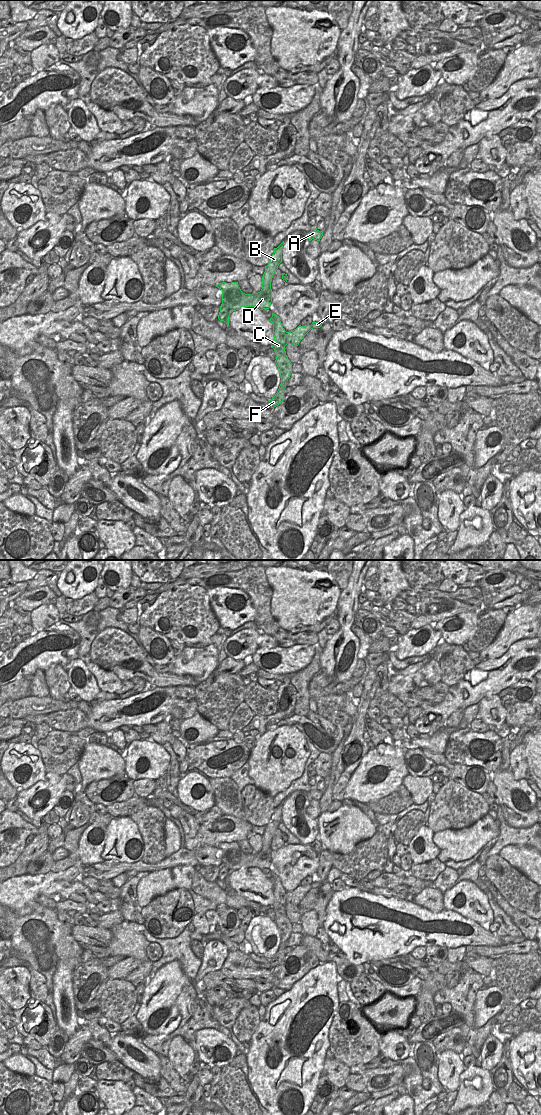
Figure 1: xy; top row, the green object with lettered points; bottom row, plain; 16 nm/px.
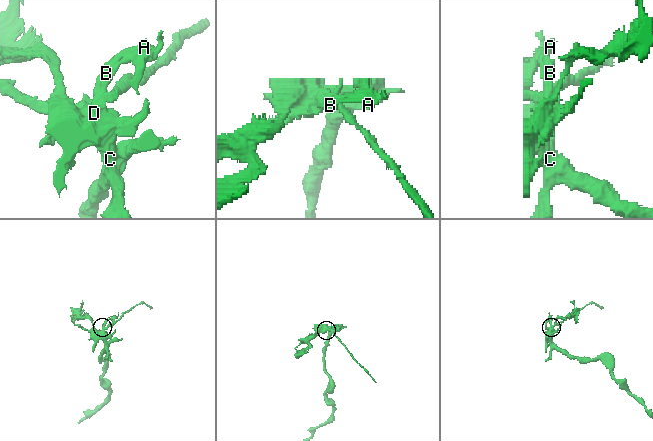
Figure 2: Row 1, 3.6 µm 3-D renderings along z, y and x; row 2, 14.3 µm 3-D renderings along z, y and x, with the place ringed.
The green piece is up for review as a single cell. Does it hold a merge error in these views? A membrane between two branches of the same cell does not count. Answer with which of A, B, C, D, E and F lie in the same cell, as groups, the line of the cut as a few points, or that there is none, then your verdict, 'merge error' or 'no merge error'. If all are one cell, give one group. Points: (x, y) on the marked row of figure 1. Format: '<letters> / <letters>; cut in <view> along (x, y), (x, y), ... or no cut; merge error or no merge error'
A B C D F / E; cut in xy along (287, 332), (285, 344); merge error

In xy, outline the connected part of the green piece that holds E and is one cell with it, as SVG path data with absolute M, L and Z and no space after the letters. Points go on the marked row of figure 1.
M312 322L311 325L301 326L299 325L296 329L291 332L287 332L286 345L291 344L298 346L304 336L313 328L320 328L324 322Z

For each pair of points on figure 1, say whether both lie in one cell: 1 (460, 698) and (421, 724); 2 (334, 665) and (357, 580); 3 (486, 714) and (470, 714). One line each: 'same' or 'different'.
1: same
2: same
3: different

